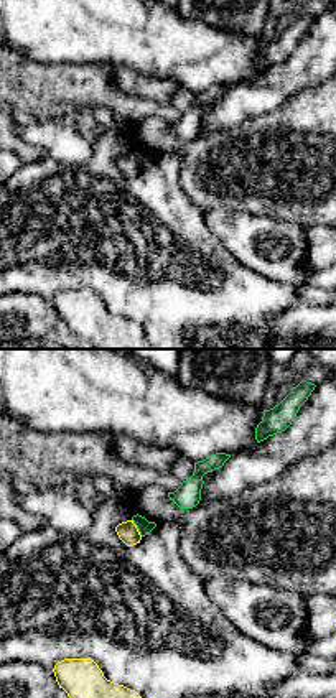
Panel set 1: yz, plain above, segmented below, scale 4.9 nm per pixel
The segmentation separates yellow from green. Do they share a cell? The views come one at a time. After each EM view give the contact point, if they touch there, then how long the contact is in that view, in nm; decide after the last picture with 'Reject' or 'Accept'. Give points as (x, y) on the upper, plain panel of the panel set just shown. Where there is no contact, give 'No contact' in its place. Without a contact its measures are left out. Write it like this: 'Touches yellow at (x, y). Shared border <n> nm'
Touches yellow at (135, 158). Shared border 100 nm

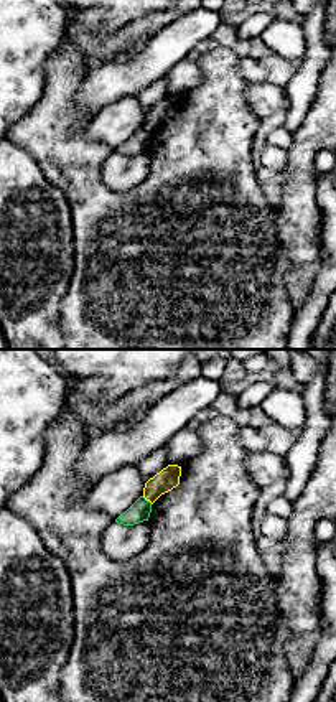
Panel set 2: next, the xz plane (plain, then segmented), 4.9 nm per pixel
Touches yellow at (147, 131). Shared border 70 nm

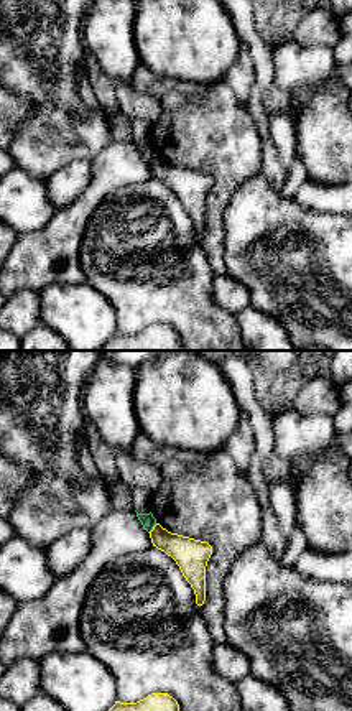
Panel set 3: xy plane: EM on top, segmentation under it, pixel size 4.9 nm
Touches yellow at (153, 160). Shared border 60 nm

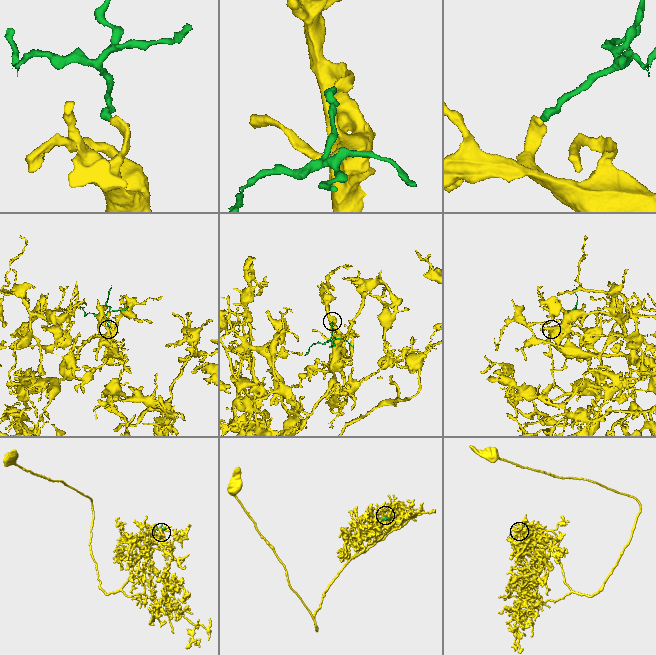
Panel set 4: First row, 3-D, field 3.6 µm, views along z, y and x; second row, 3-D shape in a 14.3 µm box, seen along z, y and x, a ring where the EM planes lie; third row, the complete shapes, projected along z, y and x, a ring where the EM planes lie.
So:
Reject

